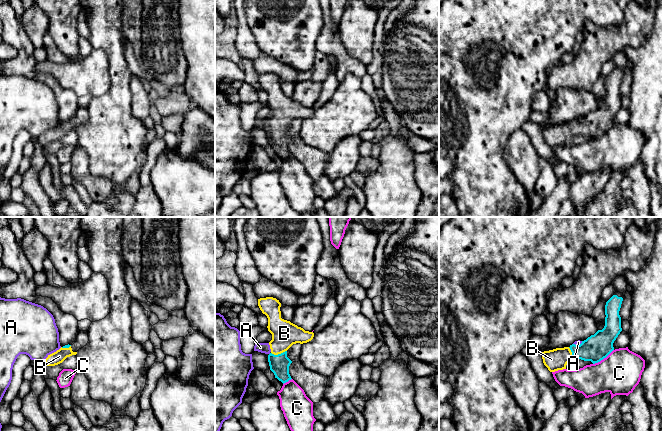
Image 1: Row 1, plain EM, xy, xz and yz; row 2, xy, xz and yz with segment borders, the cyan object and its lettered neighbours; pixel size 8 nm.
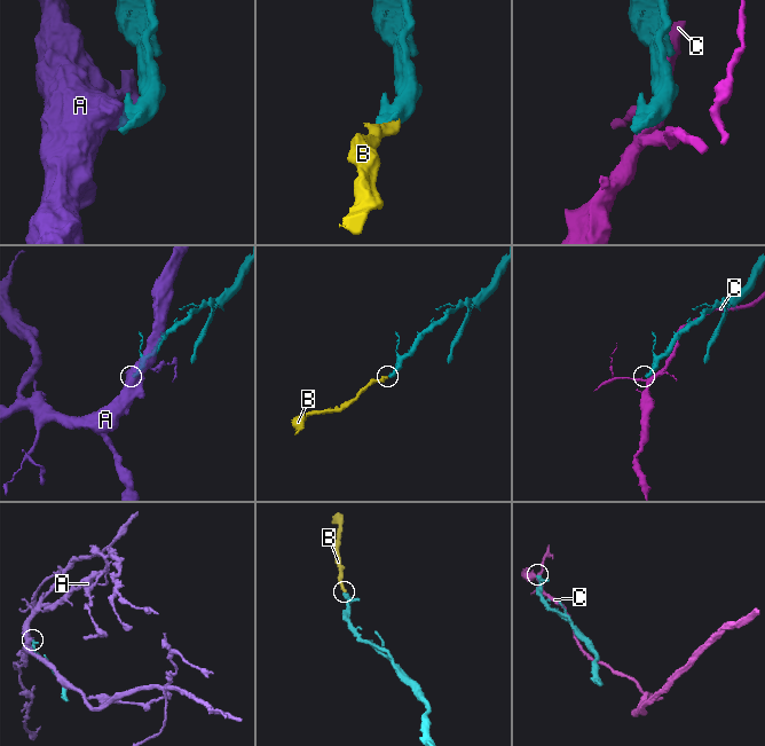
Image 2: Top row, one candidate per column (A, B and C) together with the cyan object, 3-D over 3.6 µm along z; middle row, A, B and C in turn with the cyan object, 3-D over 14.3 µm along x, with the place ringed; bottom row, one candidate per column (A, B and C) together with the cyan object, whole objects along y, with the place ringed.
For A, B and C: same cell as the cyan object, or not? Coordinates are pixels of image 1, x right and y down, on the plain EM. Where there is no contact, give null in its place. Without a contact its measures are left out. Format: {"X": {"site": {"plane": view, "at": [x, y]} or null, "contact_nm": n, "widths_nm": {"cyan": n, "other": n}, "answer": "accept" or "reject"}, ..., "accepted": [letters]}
{"A": {"site": {"plane": "yz", "at": [577, 121]}, "contact_nm": 80, "widths_nm": {"cyan": 220, "other": 40}, "answer": "reject"}, "B": {"site": {"plane": "xz", "at": [278, 130]}, "contact_nm": 130, "widths_nm": {"cyan": 160, "other": 200}, "answer": "accept"}, "C": {"site": {"plane": "yz", "at": [603, 134]}, "contact_nm": 200, "widths_nm": {"cyan": 220, "other": 340}, "answer": "reject"}, "accepted": ["B"]}

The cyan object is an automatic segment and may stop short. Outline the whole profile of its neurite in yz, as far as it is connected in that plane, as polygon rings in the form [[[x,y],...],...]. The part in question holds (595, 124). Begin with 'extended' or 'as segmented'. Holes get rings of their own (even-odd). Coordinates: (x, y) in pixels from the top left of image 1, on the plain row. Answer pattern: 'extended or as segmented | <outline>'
extended | [[[613,71],[605,81],[605,102],[580,121],[556,124],[542,128],[544,141],[550,148],[566,145],[572,135],[591,137],[593,140],[606,134],[613,126],[613,119],[622,107],[619,87],[623,74]]]

